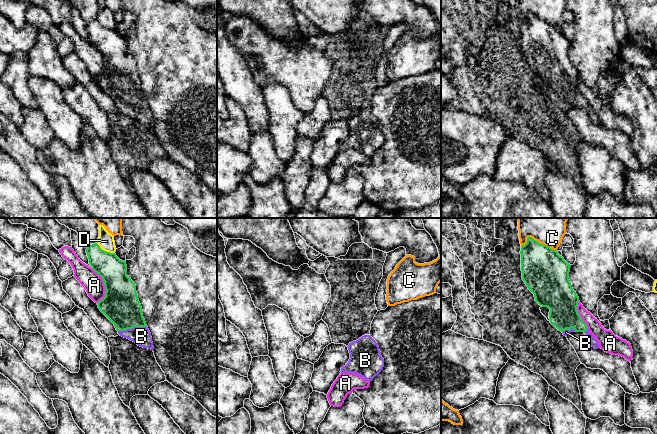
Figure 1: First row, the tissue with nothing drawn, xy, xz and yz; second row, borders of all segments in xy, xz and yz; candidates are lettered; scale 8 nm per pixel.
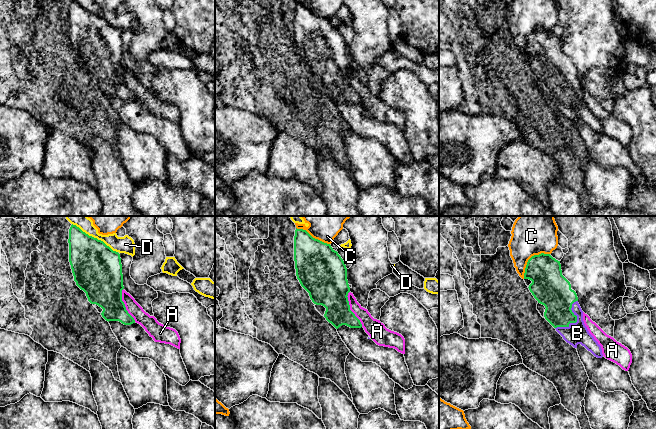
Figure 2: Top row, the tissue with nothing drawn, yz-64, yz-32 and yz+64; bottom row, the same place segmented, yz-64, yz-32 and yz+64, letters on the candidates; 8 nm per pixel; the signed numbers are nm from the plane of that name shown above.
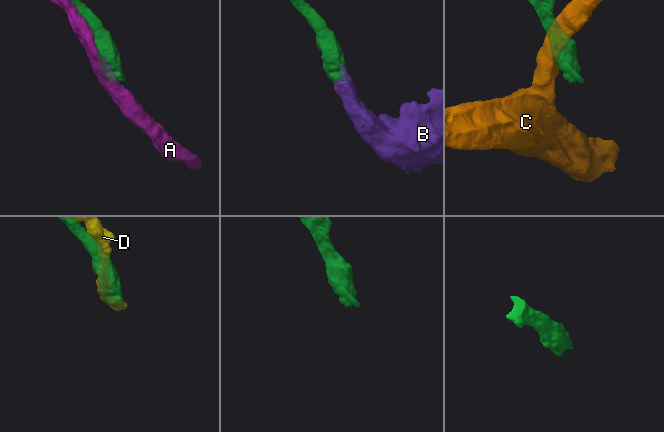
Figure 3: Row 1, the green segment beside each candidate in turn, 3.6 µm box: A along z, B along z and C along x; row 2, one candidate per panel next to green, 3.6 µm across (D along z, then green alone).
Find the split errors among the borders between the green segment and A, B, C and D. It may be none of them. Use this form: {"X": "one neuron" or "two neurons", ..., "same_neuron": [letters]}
{"A": "two neurons", "B": "one neuron", "C": "two neurons", "D": "two neurons", "same_neuron": ["B"]}

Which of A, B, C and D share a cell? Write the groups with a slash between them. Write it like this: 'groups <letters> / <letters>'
groups A / B / C / D

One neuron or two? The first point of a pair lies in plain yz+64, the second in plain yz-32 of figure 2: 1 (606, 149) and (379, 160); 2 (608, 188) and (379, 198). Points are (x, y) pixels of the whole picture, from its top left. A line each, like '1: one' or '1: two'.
1: two
2: two

